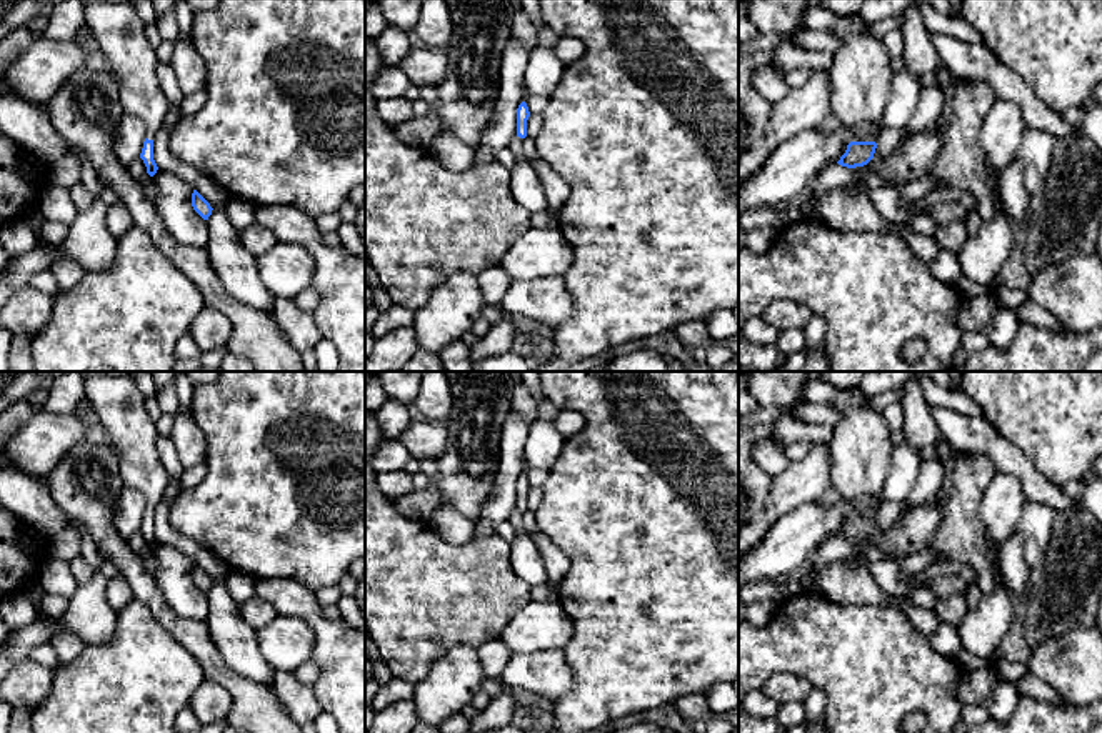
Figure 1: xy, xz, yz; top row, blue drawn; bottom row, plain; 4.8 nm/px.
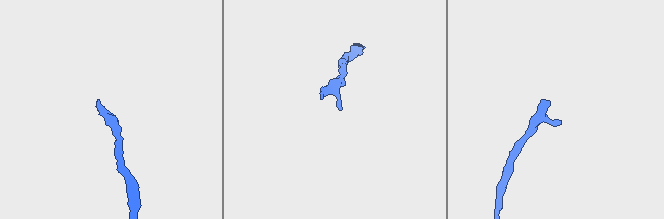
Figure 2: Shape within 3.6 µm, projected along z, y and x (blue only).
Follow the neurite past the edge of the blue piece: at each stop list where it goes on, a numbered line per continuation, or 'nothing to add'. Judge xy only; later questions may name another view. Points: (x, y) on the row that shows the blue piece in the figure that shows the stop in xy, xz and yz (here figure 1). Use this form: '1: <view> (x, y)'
1: xy (119, 32)

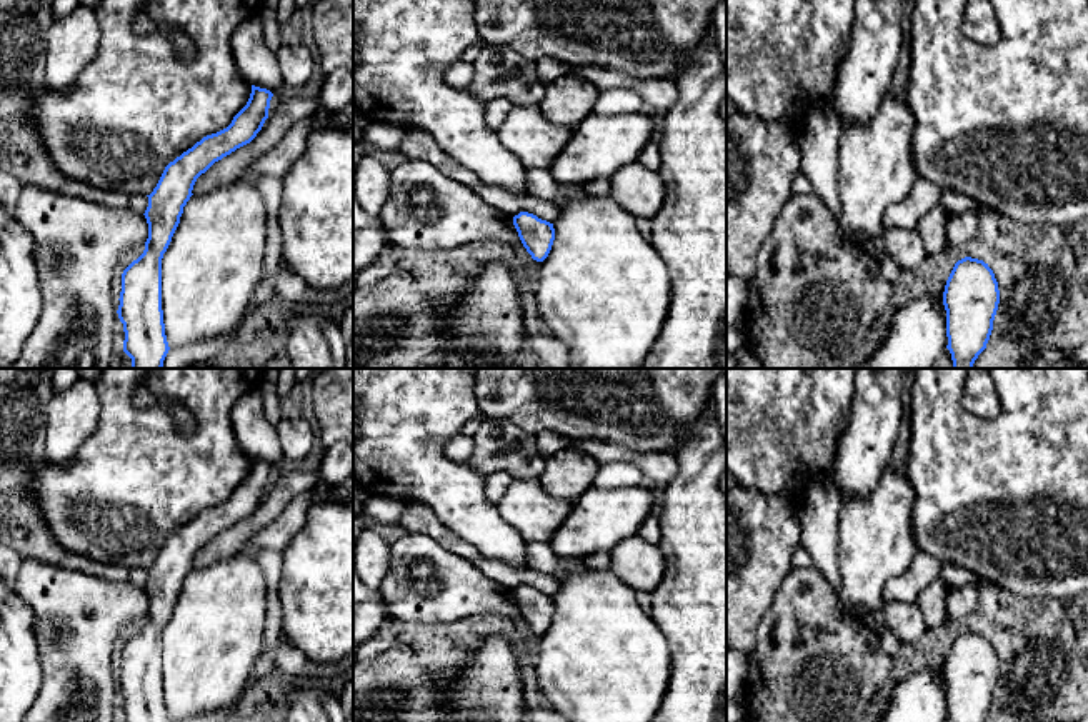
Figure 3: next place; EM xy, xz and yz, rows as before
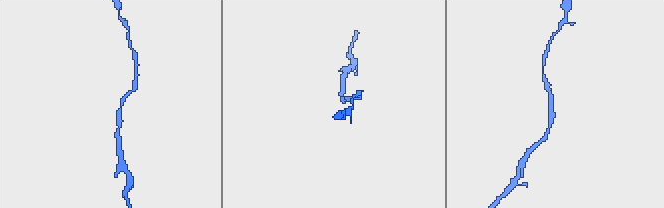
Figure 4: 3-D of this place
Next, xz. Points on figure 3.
nothing to add

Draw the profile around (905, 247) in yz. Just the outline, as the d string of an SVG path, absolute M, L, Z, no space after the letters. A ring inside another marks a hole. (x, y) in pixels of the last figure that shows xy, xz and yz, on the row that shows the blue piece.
M915 227L886 228L880 238L868 238L865 235L856 235L856 238L870 247L881 248L890 258L891 273L915 270L928 257L925 242Z

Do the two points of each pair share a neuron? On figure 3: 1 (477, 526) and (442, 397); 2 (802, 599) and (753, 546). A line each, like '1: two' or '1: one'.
1: one
2: two

